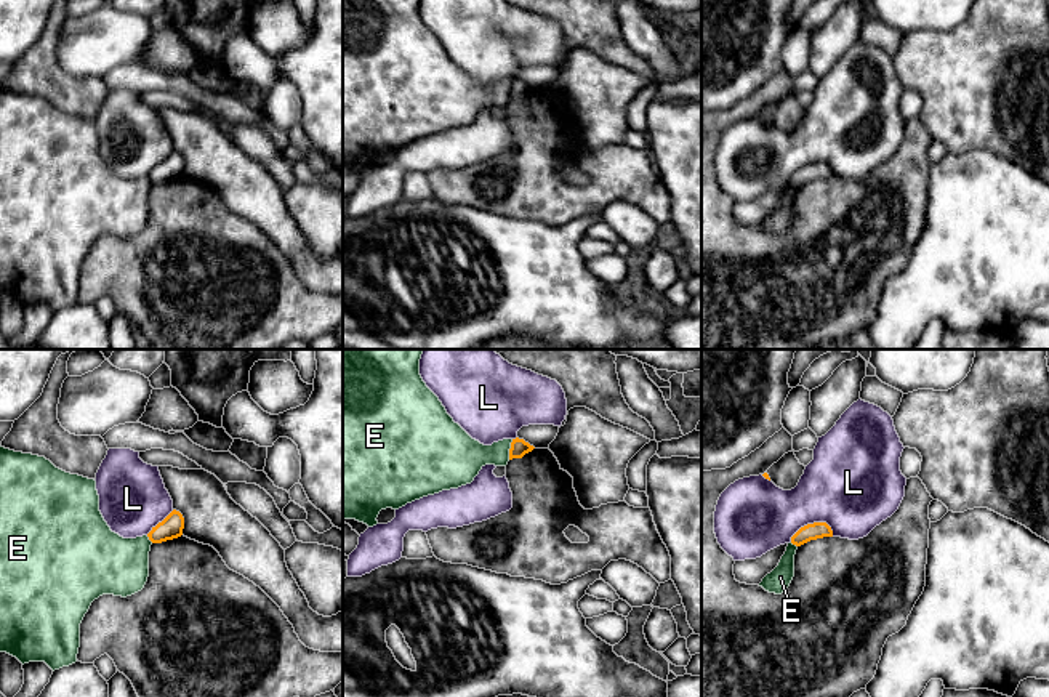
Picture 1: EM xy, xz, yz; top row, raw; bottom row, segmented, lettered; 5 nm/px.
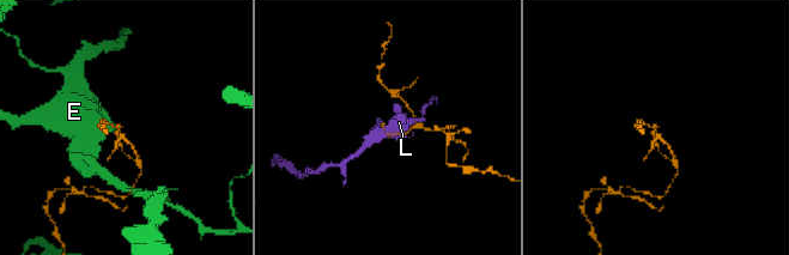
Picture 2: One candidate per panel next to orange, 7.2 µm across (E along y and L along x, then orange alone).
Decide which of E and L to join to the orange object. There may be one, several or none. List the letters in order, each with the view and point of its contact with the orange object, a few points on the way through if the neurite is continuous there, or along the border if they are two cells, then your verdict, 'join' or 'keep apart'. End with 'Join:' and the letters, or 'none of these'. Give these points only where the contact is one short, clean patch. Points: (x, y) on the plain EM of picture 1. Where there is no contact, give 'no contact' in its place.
E: meets orange in xz at (510, 90); border along xz (513, 80), (508, 100); keep apart
L: meets orange in yz at (811, 165); keep apart
Join: none of these

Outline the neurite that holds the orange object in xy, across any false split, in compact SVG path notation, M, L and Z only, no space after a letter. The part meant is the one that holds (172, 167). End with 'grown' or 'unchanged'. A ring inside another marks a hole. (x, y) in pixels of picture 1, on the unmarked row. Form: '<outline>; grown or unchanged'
M173 151L162 163L159 163L147 175L152 184L162 184L183 176L184 159L179 152Z; unchanged

